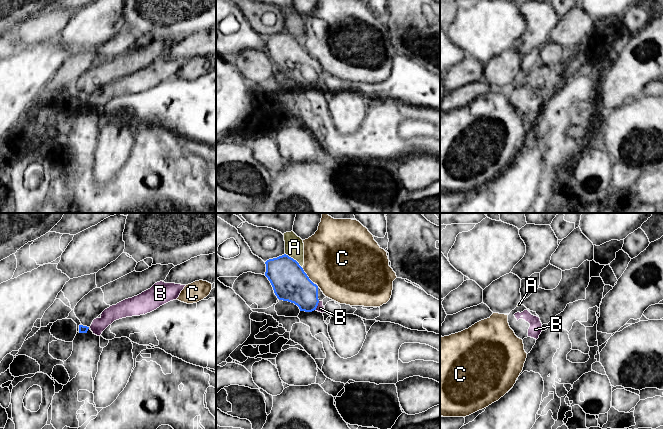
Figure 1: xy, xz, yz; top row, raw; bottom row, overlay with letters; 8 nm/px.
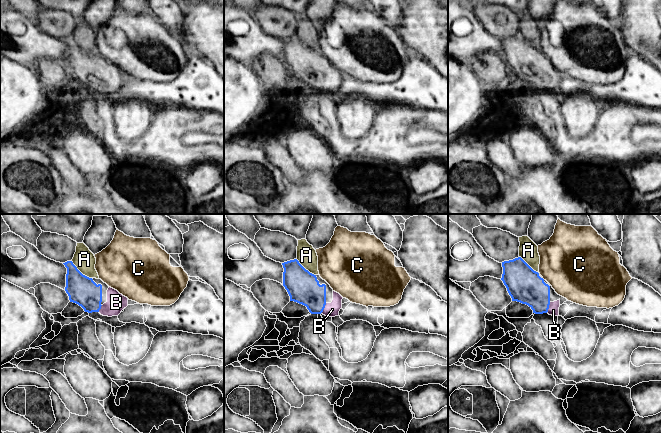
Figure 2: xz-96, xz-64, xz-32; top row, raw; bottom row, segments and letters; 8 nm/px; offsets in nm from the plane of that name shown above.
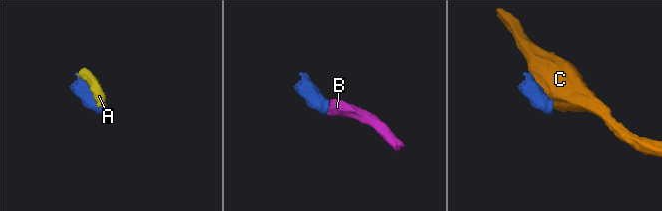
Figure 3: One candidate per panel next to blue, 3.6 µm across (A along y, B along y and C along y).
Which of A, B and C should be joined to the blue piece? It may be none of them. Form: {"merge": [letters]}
{"merge": ["B"]}

